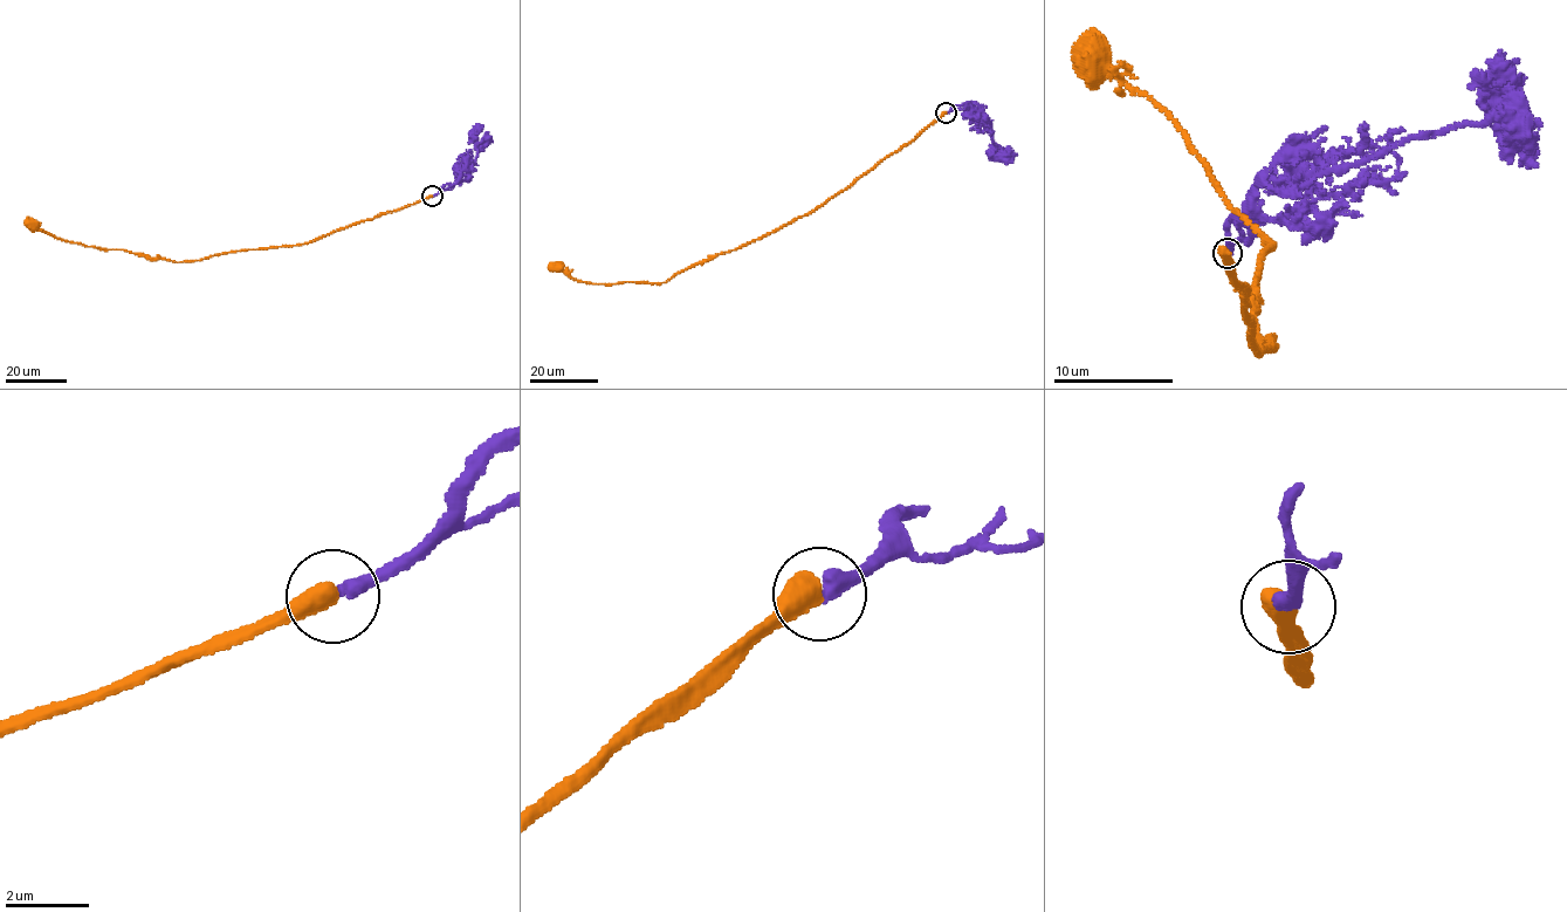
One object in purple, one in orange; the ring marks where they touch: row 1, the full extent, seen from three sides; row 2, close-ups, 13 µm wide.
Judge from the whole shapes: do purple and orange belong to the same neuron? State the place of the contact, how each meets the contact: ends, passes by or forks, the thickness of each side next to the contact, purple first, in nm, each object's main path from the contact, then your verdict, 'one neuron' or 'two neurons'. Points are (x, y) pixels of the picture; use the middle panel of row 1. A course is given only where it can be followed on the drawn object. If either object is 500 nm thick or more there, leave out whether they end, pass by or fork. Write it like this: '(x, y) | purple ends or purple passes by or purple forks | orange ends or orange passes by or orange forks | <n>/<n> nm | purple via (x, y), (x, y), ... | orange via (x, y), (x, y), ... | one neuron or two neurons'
(946, 112) | 360/600 nm | purple via (947, 112), (975, 102), (990, 125), (992, 141), (1002, 149), (996, 157), (990, 153), (996, 150), (997, 157) | orange via (946, 112), (808, 213), (739, 247), (700, 261), (665, 282), (596, 285), (569, 278), (548, 266) | one neuron

